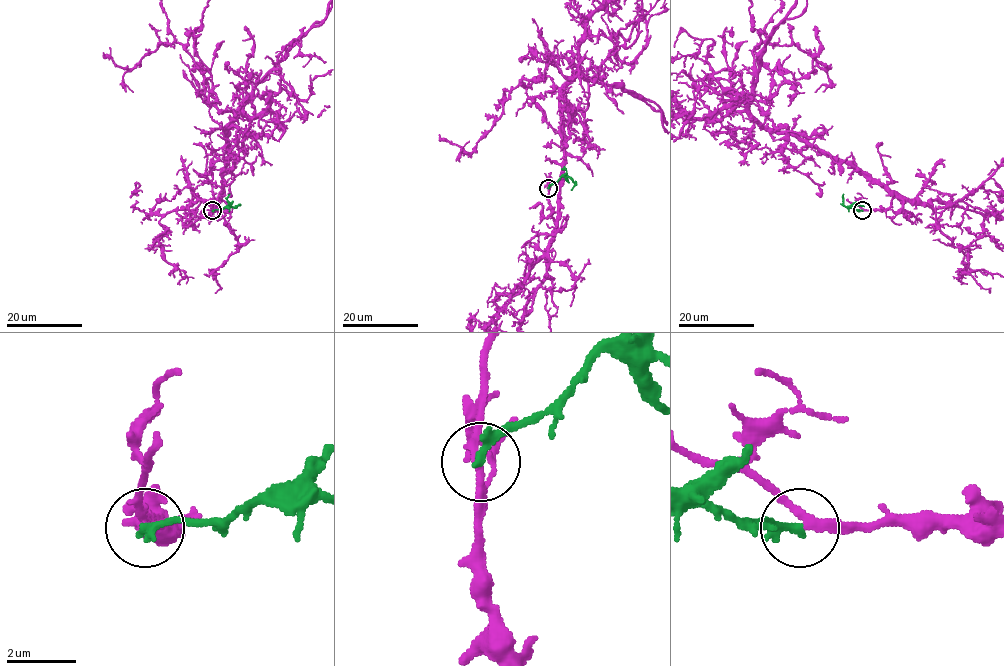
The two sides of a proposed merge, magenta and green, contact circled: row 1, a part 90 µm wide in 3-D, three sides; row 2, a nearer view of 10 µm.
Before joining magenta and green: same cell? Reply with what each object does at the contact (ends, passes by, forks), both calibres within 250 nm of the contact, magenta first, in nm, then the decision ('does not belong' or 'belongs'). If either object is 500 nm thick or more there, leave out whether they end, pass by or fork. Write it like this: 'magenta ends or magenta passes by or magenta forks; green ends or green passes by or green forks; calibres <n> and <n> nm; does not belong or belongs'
magenta passes by; green ends; calibres 220 and 280 nm; belongs

